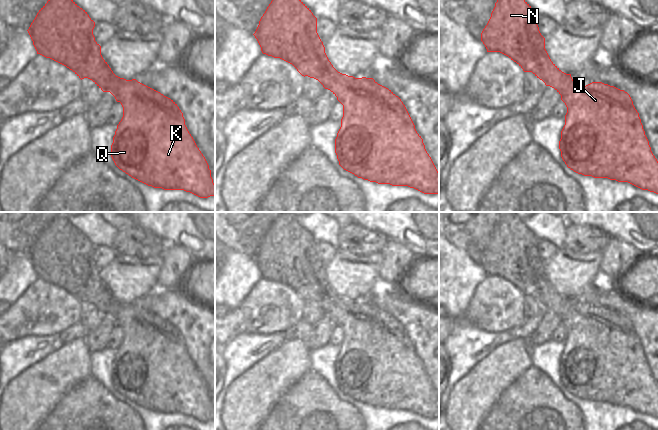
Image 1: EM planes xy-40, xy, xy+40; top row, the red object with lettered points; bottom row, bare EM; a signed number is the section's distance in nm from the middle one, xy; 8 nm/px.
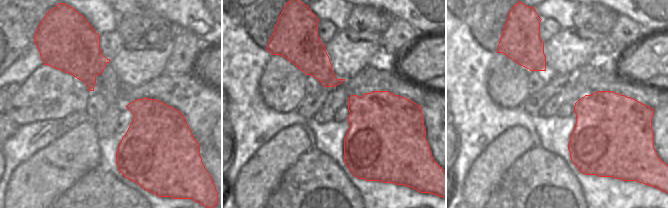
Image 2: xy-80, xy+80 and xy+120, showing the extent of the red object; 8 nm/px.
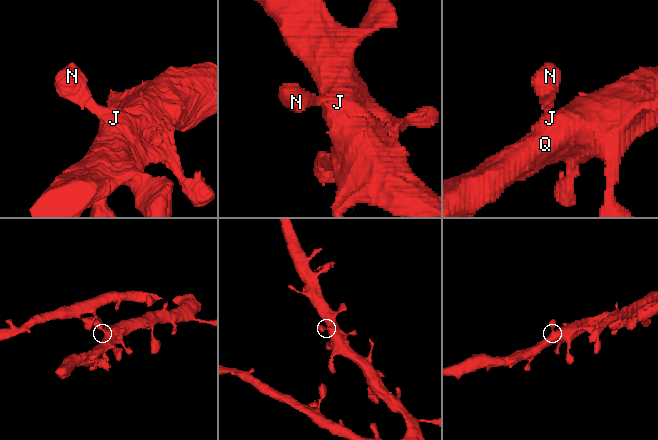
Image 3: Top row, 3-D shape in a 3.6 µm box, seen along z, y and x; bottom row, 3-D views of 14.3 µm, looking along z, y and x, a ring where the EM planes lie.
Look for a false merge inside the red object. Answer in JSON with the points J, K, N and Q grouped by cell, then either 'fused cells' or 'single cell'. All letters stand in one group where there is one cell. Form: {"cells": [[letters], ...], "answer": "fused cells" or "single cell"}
{"cells": [["J", "K", "N", "Q"]], "answer": "single cell"}

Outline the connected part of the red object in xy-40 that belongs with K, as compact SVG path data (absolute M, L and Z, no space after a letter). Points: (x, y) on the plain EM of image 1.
M63 212L39 234L27 255L37 278L66 290L81 304L92 304L121 327L123 341L111 369L111 381L120 394L154 412L184 414L200 422L214 420L215 408L209 389L189 357L177 328L136 303L116 300L101 279L101 270L93 259L94 251L95 246Z

